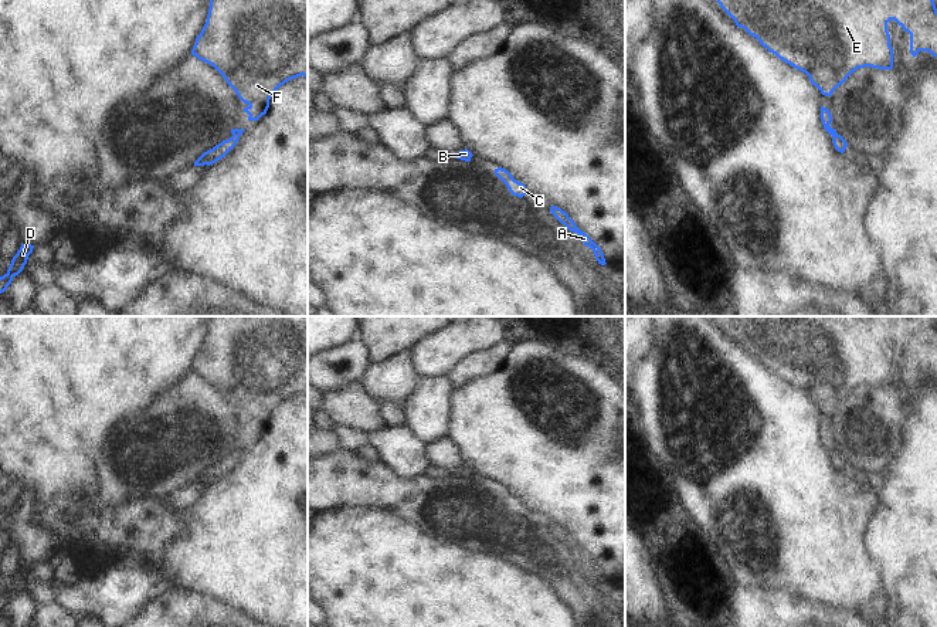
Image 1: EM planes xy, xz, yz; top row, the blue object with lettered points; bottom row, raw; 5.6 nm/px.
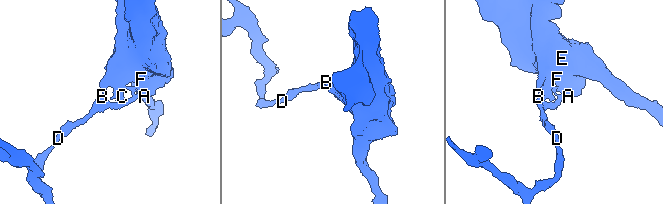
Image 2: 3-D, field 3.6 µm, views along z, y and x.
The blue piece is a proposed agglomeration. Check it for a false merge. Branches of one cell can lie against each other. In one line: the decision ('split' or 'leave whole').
split

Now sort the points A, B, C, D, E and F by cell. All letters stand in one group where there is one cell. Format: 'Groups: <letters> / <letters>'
Groups: A B D / C E F.

